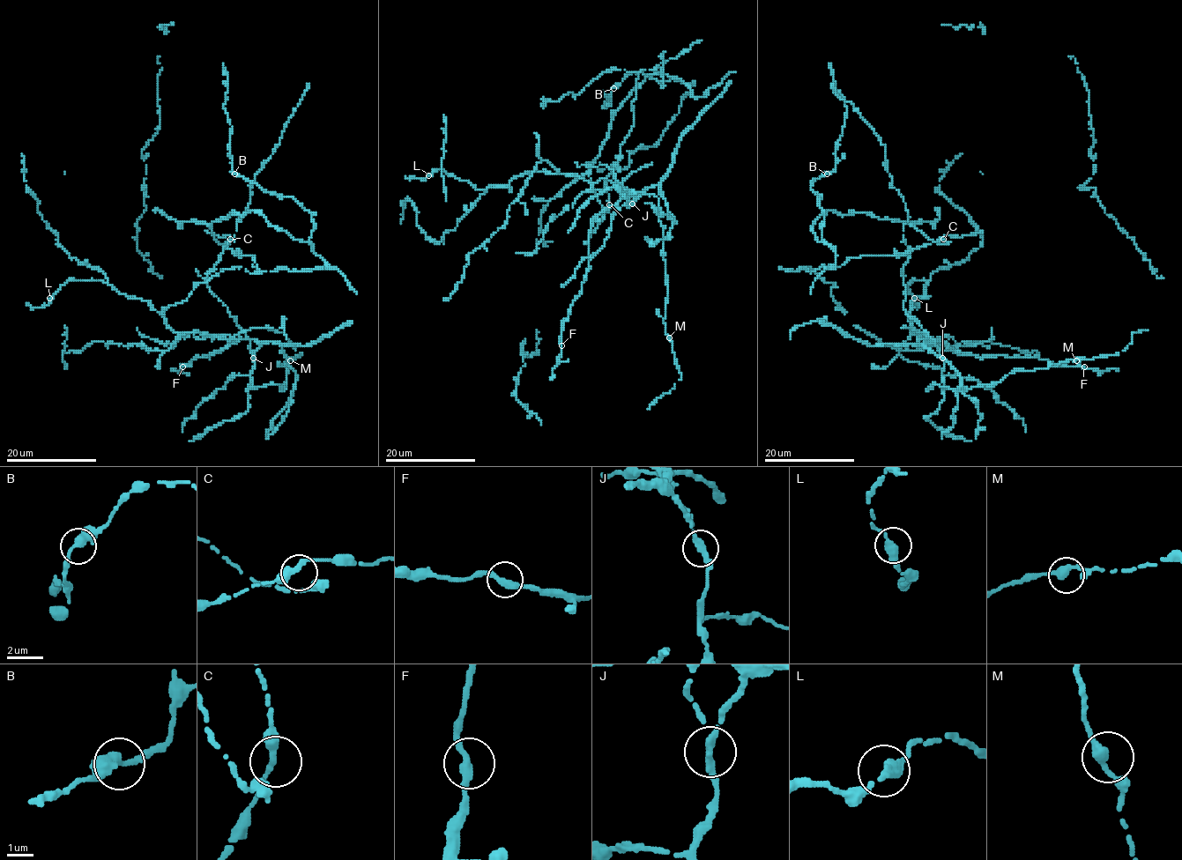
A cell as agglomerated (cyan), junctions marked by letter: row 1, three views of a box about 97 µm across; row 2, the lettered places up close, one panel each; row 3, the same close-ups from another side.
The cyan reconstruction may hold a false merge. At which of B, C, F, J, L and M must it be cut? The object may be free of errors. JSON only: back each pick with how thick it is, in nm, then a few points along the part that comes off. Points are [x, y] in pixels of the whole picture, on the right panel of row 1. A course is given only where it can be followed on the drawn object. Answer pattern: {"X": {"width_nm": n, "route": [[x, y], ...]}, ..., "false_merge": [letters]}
{"J": {"width_nm": 320, "route": [[942, 358], [932, 338], [903, 309], [907, 211], [886, 166], [886, 147], [831, 84]]}, "false_merge": ["J"]}

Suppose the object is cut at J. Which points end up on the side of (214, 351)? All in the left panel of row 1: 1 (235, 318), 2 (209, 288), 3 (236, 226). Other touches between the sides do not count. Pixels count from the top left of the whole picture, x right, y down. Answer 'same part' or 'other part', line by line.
1: other part
2: other part
3: other part

